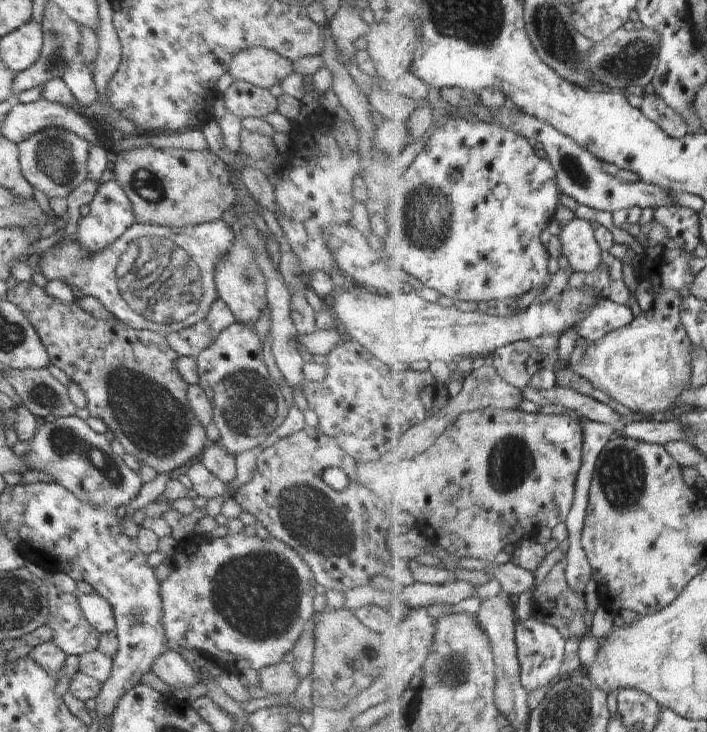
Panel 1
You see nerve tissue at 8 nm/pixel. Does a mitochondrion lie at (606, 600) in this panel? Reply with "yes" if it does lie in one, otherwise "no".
no

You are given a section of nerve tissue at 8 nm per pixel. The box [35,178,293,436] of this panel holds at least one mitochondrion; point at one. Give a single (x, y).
(153, 278)

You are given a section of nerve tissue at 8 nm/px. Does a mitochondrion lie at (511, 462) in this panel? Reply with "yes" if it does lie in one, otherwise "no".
yes

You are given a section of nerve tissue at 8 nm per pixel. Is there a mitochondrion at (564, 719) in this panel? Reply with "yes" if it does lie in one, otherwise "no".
yes

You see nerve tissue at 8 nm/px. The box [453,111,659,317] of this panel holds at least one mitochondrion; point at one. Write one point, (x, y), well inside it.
(571, 165)

